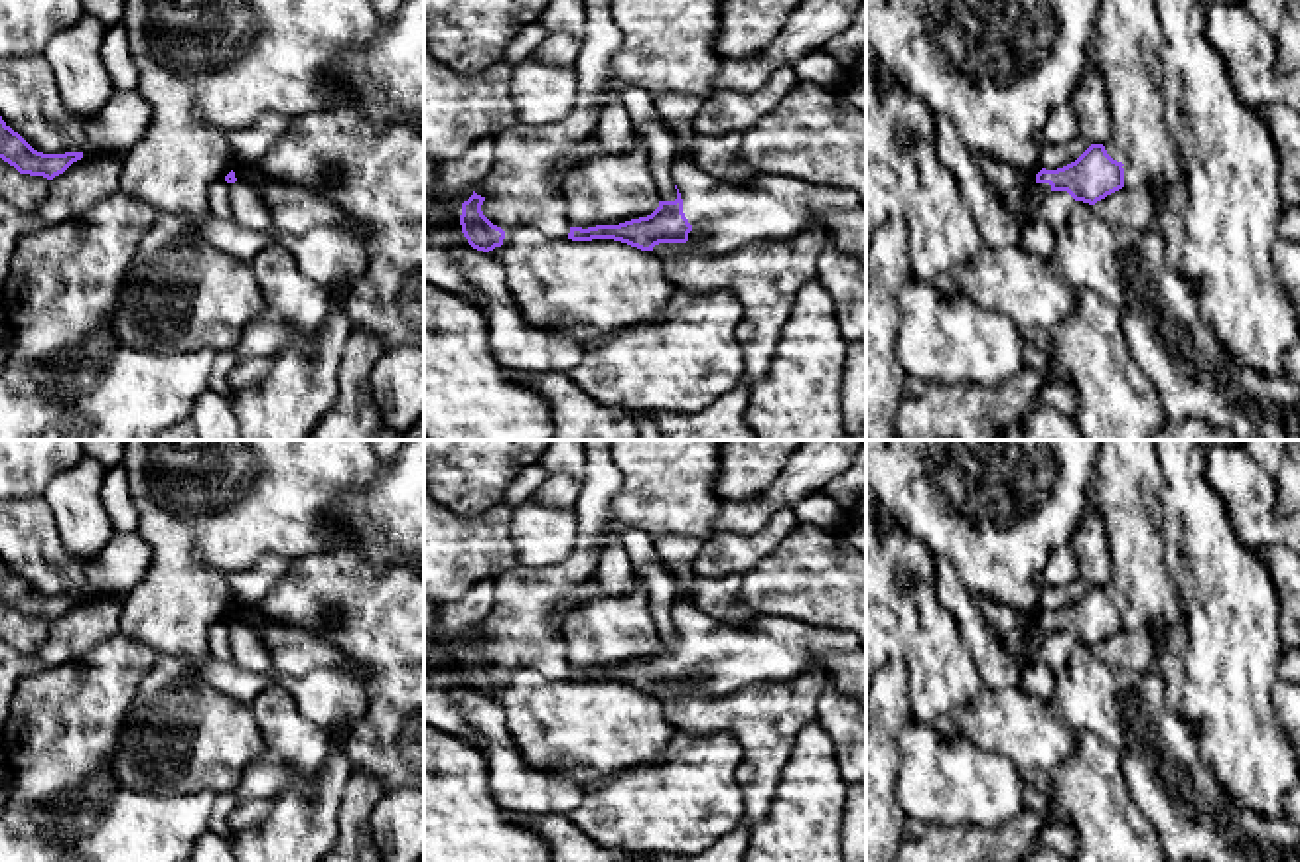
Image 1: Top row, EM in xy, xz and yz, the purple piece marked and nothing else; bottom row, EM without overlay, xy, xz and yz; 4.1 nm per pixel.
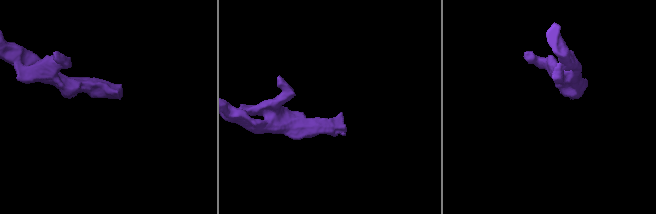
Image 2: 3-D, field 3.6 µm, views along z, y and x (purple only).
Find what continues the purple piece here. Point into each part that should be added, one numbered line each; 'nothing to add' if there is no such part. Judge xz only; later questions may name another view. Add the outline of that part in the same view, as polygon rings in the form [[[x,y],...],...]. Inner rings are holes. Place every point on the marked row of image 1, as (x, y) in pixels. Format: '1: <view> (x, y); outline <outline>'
1: xz (726, 215); outline [[[688,93],[655,99],[657,112],[677,140],[671,178],[683,213],[696,231],[692,249],[728,252],[754,241],[791,239],[809,225],[821,225],[829,243],[866,262],[866,207],[854,191],[773,172],[736,183],[700,170],[690,158],[690,144],[702,101]]]

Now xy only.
1: xy (247, 204); outline [[[245,180],[229,183],[233,219],[249,229],[262,231],[272,225],[260,187]]]

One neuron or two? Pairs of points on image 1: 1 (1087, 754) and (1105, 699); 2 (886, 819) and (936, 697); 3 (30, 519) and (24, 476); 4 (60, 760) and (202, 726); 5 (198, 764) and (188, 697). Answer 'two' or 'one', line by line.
1: two
2: two
3: two
4: two
5: one

